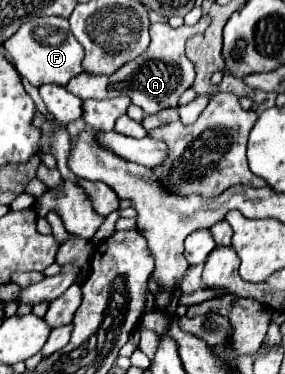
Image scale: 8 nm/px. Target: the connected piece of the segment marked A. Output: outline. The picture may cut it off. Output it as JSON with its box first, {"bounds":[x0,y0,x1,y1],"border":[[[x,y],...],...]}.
{"bounds":[65,16,211,114],"border":[[[203,16],[195,26],[181,26],[181,28],[171,28],[169,24],[155,22],[151,24],[151,30],[149,30],[151,32],[149,50],[141,54],[141,58],[127,62],[125,66],[121,66],[121,70],[117,70],[111,76],[93,78],[87,74],[79,74],[65,88],[81,100],[91,100],[91,98],[103,100],[103,98],[115,98],[115,96],[125,94],[133,100],[133,104],[141,106],[145,114],[155,114],[157,110],[163,110],[165,106],[177,108],[177,98],[187,88],[191,88],[195,80],[195,66],[185,56],[185,42],[195,34],[203,34],[209,24],[211,24],[209,16]]]}

